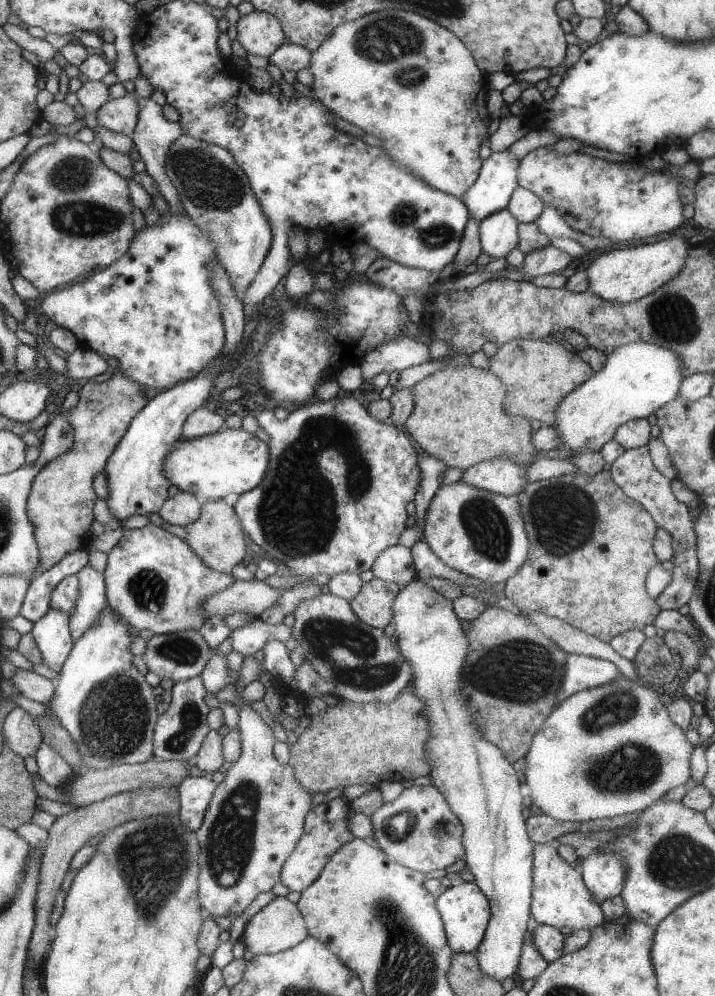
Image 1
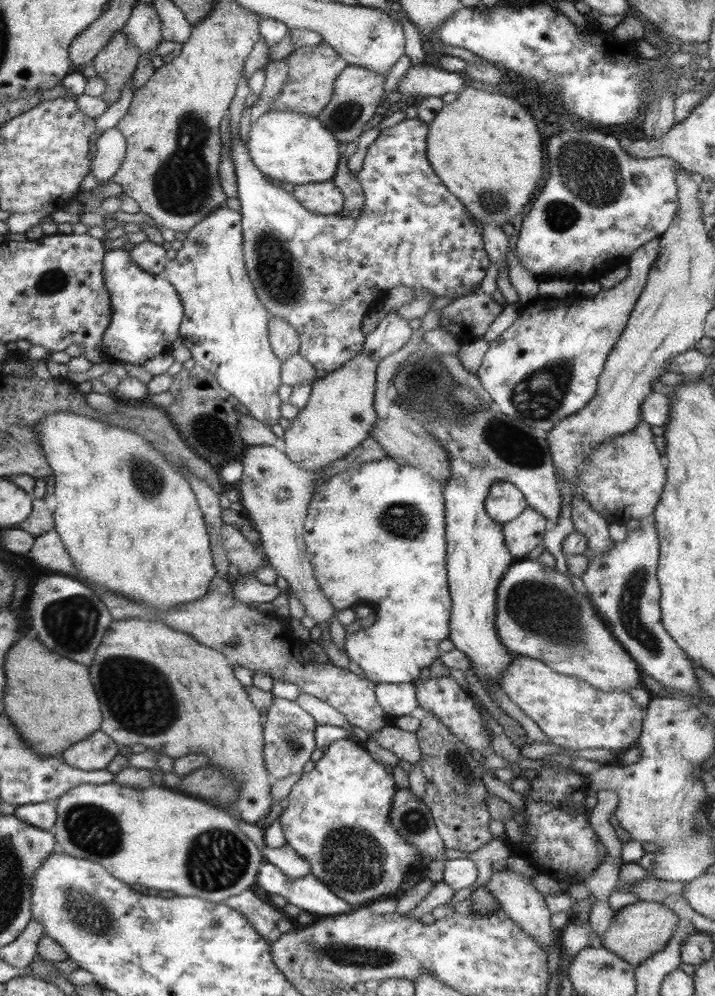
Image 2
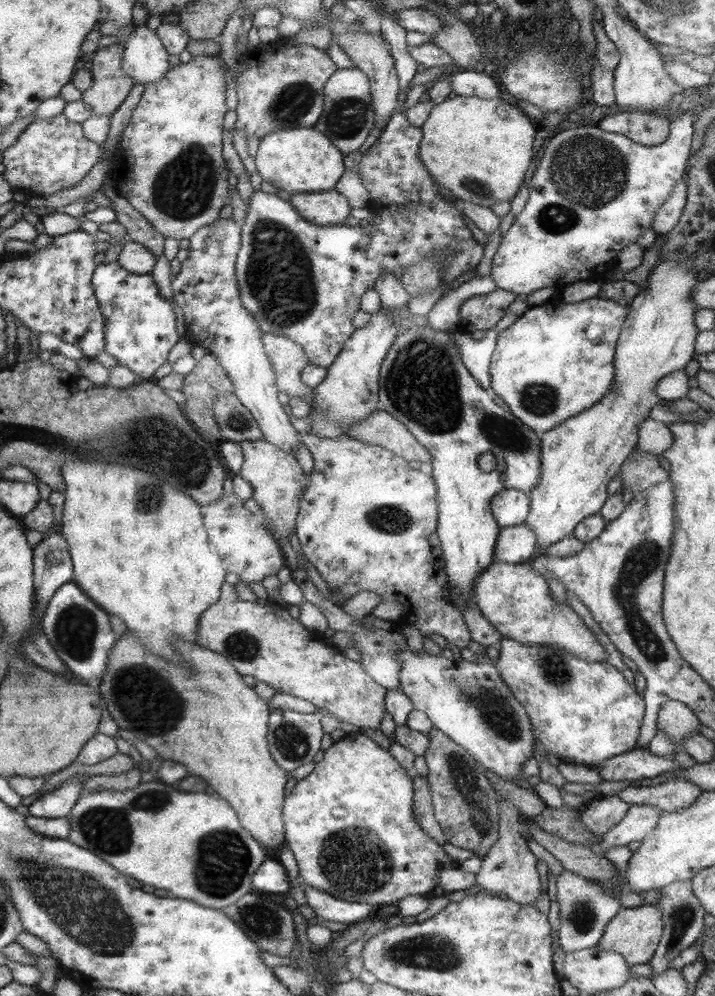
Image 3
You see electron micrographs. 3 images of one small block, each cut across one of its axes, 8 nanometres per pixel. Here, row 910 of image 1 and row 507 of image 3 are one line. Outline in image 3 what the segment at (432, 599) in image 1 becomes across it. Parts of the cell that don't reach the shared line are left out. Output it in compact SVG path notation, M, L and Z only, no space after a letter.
M499 490L491 500L491 512L499 528L511 528L527 520L531 498L519 490Z

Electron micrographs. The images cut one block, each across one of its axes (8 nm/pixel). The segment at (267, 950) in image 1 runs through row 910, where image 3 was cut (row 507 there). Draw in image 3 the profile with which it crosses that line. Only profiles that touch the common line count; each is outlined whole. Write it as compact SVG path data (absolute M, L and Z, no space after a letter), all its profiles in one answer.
M257 440L257 442L241 442L241 450L243 450L243 468L239 472L239 476L243 480L249 482L249 486L253 488L253 500L257 504L257 508L261 510L261 518L269 520L271 528L281 536L281 538L291 538L291 534L295 534L295 524L297 524L297 514L299 514L299 506L301 506L301 498L309 486L307 476L303 474L299 462L289 454L283 452L281 448L273 446L271 442L265 440Z

